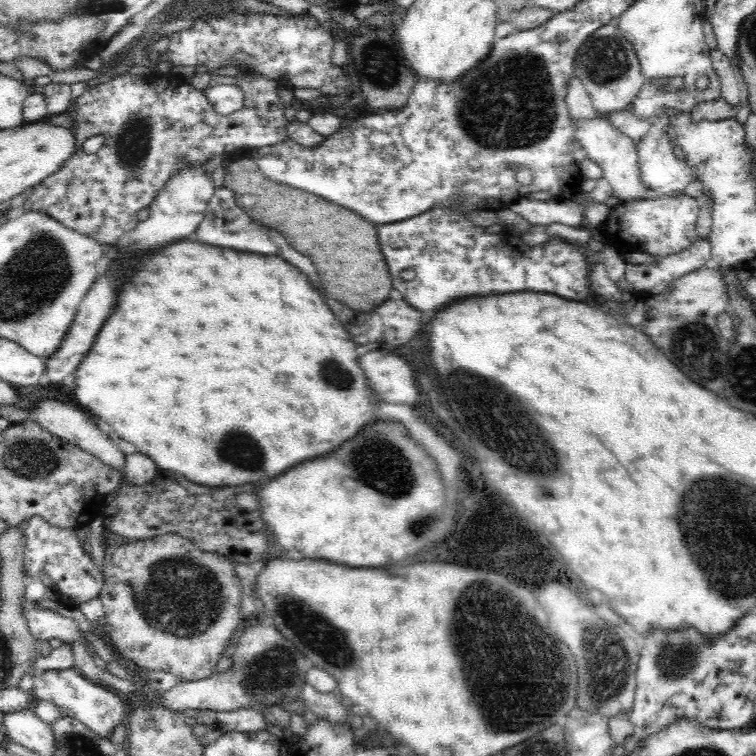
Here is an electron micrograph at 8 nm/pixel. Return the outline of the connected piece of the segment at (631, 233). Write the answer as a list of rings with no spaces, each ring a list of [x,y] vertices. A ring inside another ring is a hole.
[[[677,194],[672,197],[620,200],[611,206],[603,224],[600,224],[602,236],[610,247],[634,250],[653,257],[667,258],[686,250],[699,237],[696,232],[697,218],[701,201]]]

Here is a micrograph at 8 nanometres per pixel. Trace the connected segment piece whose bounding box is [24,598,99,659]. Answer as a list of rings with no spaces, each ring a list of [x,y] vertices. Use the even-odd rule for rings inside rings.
[[[24,598],[24,609],[26,609],[24,615],[28,619],[30,632],[36,637],[36,640],[58,638],[63,643],[80,643],[85,646],[88,656],[93,659],[99,656],[94,645],[83,637],[78,619],[67,618],[54,611],[40,611],[40,609],[36,611],[31,603]]]

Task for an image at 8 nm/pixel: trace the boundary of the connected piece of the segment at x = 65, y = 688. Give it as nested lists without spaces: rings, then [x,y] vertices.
[[[72,668],[36,672],[33,676],[33,687],[30,694],[35,701],[46,700],[54,704],[62,717],[66,716],[83,722],[84,726],[104,738],[111,736],[113,728],[126,714],[124,704],[115,690],[90,682],[89,678]]]

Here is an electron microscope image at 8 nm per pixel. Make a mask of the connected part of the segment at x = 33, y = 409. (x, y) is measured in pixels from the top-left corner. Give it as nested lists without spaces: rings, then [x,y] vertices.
[[[44,398],[39,402],[30,402],[30,406],[25,409],[28,419],[37,422],[44,430],[51,432],[54,436],[65,440],[68,443],[74,443],[80,448],[87,450],[90,454],[100,457],[104,463],[123,472],[123,462],[125,454],[114,444],[110,438],[106,438],[92,422],[86,414],[80,412],[80,408],[76,405],[62,403],[62,401],[52,400],[52,398]]]

